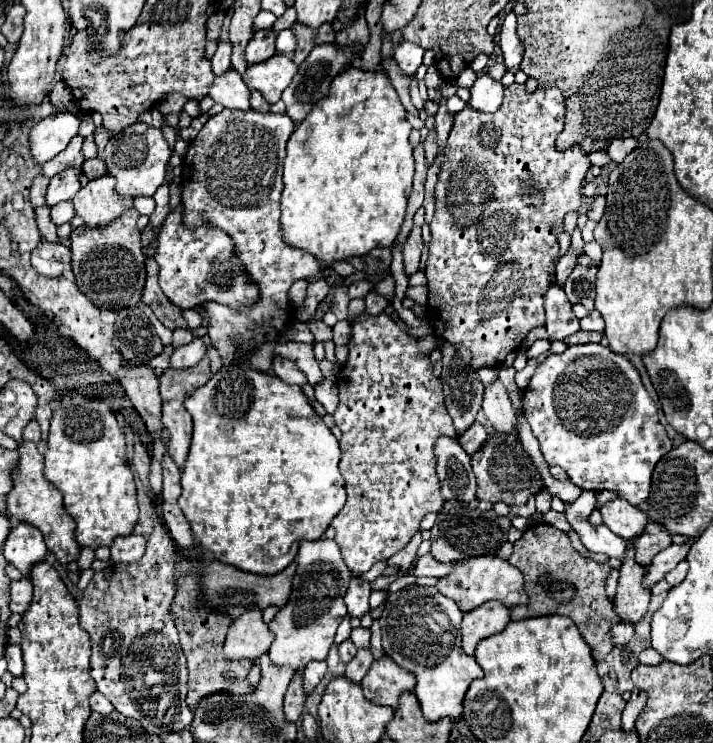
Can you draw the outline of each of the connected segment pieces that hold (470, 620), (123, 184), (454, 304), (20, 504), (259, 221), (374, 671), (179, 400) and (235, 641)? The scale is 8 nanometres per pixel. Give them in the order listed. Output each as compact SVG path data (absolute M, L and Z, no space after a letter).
M486 602L480 608L466 612L462 620L462 650L474 656L476 644L492 634L498 634L510 622L510 612L502 602Z
M134 122L126 126L122 132L110 138L102 158L106 162L108 174L112 174L116 182L116 192L120 196L154 196L166 176L166 164L172 156L172 150L160 128L148 126L144 122Z
M512 84L512 86L506 88L504 102L496 112L486 114L486 112L478 112L470 106L464 108L462 112L458 112L456 118L454 118L454 126L450 130L448 142L444 146L442 166L440 166L438 184L436 184L436 212L434 212L434 220L430 224L432 242L430 242L428 262L426 262L426 270L424 270L424 274L428 278L428 310L430 310L430 316L432 316L432 326L434 326L436 336L440 340L470 346L472 366L476 370L482 368L482 366L502 366L506 356L520 348L522 340L526 338L526 334L532 328L546 324L544 294L554 284L554 280L550 276L550 266L558 260L558 254L560 254L558 234L564 230L564 224L562 224L564 216L570 210L580 208L580 204L582 204L582 182L584 182L588 168L592 166L590 160L588 160L588 154L584 150L580 150L578 146L568 150L568 152L556 150L554 142L564 128L564 112L566 112L566 100L564 100L564 94L558 88L536 88L534 92L528 92L524 84Z
M22 442L18 446L18 452L20 452L20 466L14 470L14 488L6 500L8 514L18 520L34 524L42 532L44 542L46 542L48 550L54 554L54 558L62 566L66 566L68 562L74 562L80 556L80 546L74 540L76 524L74 524L72 516L64 510L60 490L56 490L56 486L44 478L44 456L38 454L36 444Z
M222 110L220 114L212 116L198 136L188 144L184 156L184 176L182 176L182 204L186 206L184 226L198 226L198 224L214 224L230 238L234 238L238 248L238 258L246 264L248 276L260 286L260 300L250 306L250 310L234 312L224 304L206 302L204 314L210 320L208 336L212 346L220 352L222 358L232 360L236 352L248 358L250 350L264 342L274 342L276 336L292 322L292 308L288 302L288 290L296 280L308 278L320 272L318 262L314 262L312 254L304 250L294 250L284 246L282 230L280 230L280 194L282 194L282 164L286 156L286 142L294 132L294 122L288 114L260 114L256 110Z
M382 656L380 660L372 662L372 668L368 670L360 686L366 700L396 710L400 696L404 692L414 692L416 678L400 666L394 666L390 658Z
M204 356L196 366L186 368L186 370L174 370L168 368L162 376L160 376L160 394L162 394L162 424L164 428L170 430L170 456L174 458L176 466L182 470L186 456L188 456L188 448L190 448L190 440L192 440L192 416L188 414L188 410L184 408L184 398L190 396L196 388L200 388L202 384L206 384L212 378L210 374L210 358Z
M252 610L234 620L228 630L224 654L228 660L258 660L270 648L274 634L262 620L262 610Z

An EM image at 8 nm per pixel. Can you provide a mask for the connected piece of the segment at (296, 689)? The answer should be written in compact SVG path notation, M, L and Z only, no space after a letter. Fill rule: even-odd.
M294 676L290 682L290 688L284 696L284 716L286 722L294 722L300 718L300 706L304 706L304 688L302 688L302 676Z

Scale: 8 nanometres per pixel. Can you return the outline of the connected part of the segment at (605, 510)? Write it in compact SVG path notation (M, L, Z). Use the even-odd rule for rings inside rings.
M616 498L600 508L604 516L604 524L624 540L632 540L642 534L648 524L648 516L640 510L630 506L626 500Z

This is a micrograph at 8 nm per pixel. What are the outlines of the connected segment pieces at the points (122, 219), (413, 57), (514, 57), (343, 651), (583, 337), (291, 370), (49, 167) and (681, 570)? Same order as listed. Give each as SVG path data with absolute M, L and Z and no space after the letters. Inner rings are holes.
M130 208L116 220L100 228L74 228L70 234L72 250L72 272L82 294L98 308L122 310L140 302L144 282L146 282L146 258L142 254L140 228L136 226L138 210Z
M402 42L394 50L394 60L398 62L404 74L414 74L422 64L422 56L424 56L424 48L414 42Z
M510 12L506 14L500 30L500 50L504 56L504 64L508 72L518 72L522 58L524 58L524 44L516 32L516 14Z
M348 638L348 640L344 640L344 642L338 646L338 652L340 652L340 660L348 664L348 662L356 656L358 648L356 648L356 646L354 646L354 642Z
M578 330L570 338L566 338L564 342L568 346L572 346L572 344L588 344L588 342L600 342L600 340L602 340L602 334L600 332L584 332L584 330Z
M276 356L276 358L274 358L274 364L272 364L272 370L274 370L274 374L276 374L280 380L284 380L286 384L298 384L298 386L306 384L306 376L304 376L304 374L298 370L298 366L292 364L292 360L288 360L288 358Z
M74 136L70 146L66 150L62 150L60 154L56 154L52 160L48 160L44 166L42 166L42 174L46 174L48 178L56 176L58 172L66 170L66 168L76 168L76 166L82 166L82 162L86 160L82 156L82 142L84 138L82 136Z
M682 560L672 572L666 574L666 582L668 582L670 586L678 586L678 584L686 578L686 574L688 574L688 562Z

